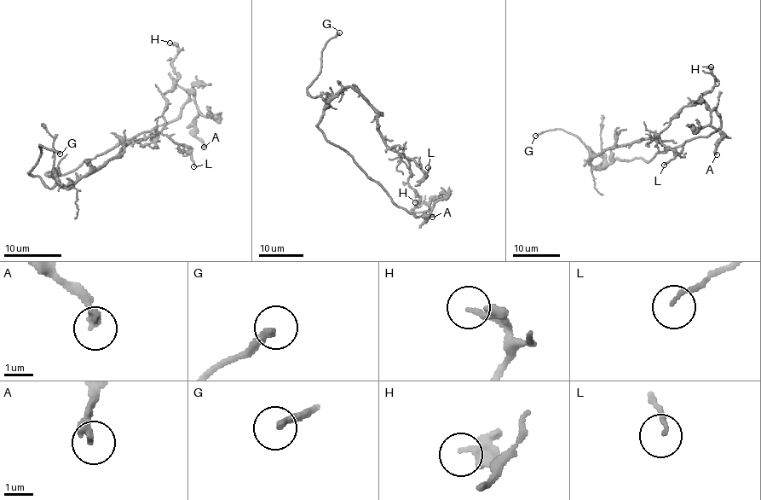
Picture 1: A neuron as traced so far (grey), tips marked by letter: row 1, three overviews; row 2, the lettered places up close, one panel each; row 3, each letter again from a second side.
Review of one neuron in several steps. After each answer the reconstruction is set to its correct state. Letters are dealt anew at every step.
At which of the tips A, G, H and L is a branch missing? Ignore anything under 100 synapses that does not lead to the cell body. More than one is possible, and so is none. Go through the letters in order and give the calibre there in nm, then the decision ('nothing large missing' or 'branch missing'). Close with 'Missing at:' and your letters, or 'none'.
A: calibre 280 nm; nothing large missing
G: calibre 240 nm; branch missing
H: calibre 200 nm; nothing large missing
L: calibre 140 nm; nothing large missing
Missing at: G

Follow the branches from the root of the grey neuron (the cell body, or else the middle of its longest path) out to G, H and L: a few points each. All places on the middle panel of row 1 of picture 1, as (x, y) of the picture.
G: (324, 108), (326, 103), (320, 96), (313, 97), (308, 88), (320, 71), (322, 49), (339, 32)
H: (324, 108), (346, 87), (362, 96), (383, 142), (409, 161), (415, 202)
L: (324, 108), (343, 89), (352, 87), (377, 114), (377, 129), (383, 142), (412, 159), (425, 176), (428, 167)

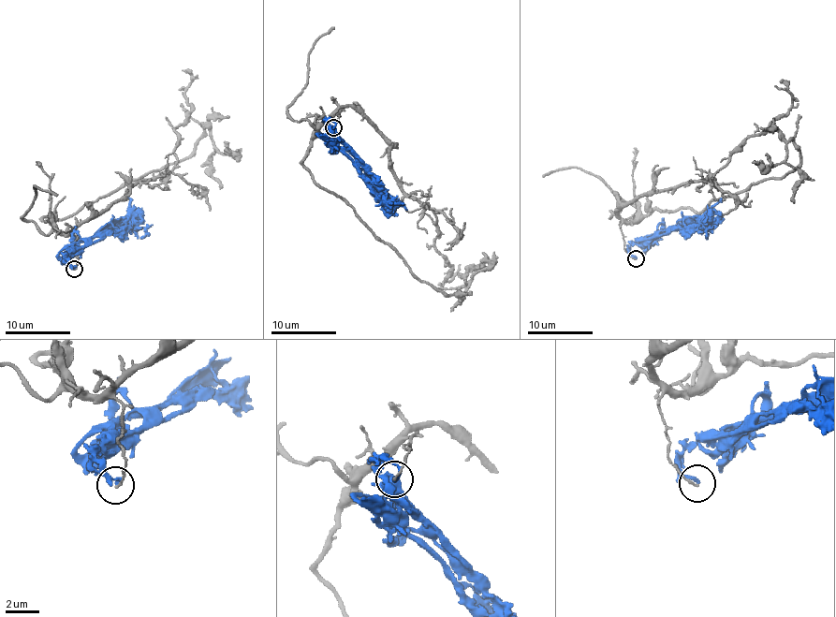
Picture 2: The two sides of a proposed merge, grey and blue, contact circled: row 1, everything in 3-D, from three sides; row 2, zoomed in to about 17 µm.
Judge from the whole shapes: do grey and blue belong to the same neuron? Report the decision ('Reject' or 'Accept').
Reject

